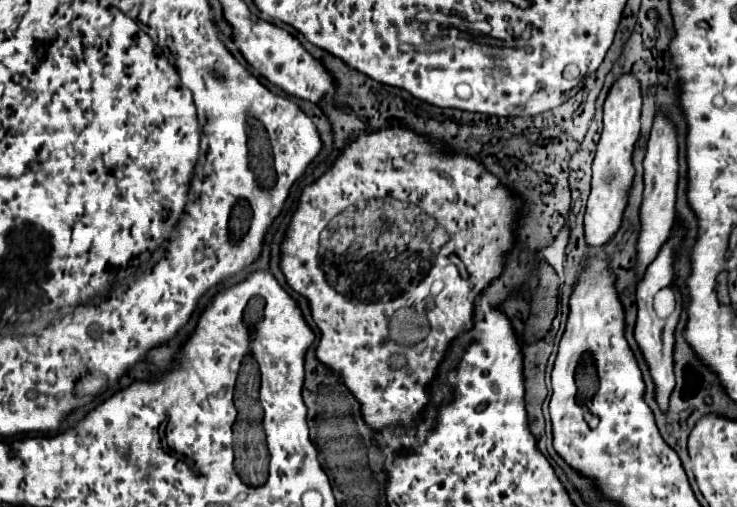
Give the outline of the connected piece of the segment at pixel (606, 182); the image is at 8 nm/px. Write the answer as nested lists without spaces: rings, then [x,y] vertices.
[[[624,74],[612,86],[604,104],[604,132],[598,142],[596,158],[592,164],[592,190],[584,214],[584,240],[590,248],[608,244],[620,230],[622,214],[628,204],[628,192],[634,180],[632,152],[640,134],[640,108],[642,94],[640,84],[632,74]]]

